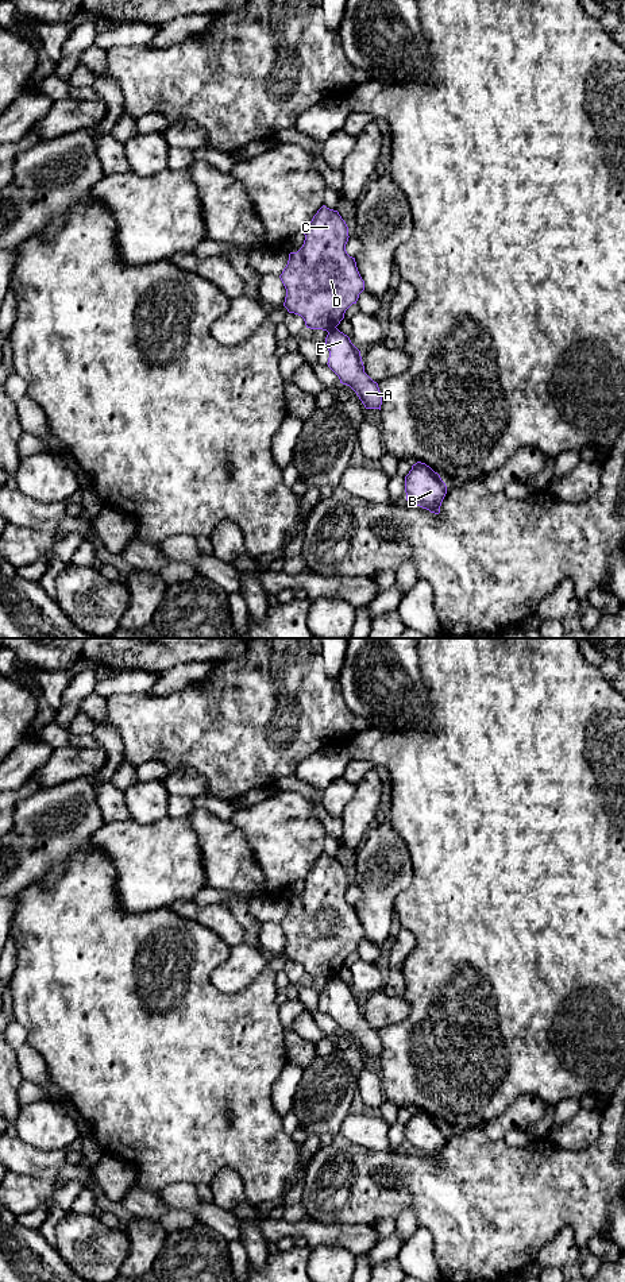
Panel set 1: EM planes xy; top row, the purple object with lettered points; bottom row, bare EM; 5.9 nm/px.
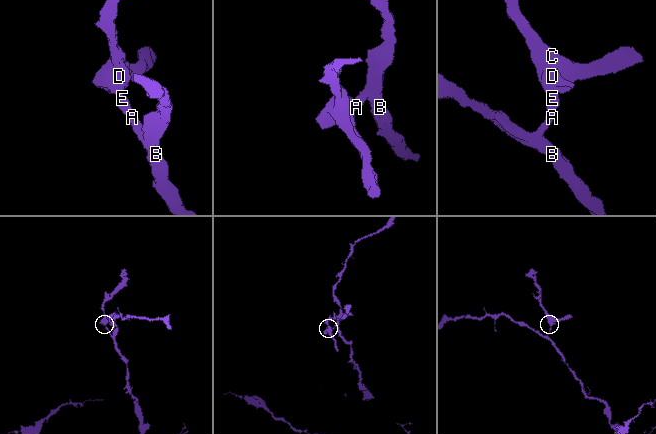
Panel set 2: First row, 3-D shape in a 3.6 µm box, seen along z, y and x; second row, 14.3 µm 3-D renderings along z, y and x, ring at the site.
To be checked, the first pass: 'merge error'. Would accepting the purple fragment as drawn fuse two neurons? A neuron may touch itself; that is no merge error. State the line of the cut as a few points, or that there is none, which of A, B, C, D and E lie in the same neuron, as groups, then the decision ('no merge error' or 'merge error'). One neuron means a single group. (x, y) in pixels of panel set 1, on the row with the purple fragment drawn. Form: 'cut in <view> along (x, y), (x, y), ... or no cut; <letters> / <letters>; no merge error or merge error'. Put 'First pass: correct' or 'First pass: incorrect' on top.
First pass: correct
cut in xy along (335, 327), (328, 332); A B E / C D; merge error

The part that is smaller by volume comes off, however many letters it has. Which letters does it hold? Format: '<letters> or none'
C, D

